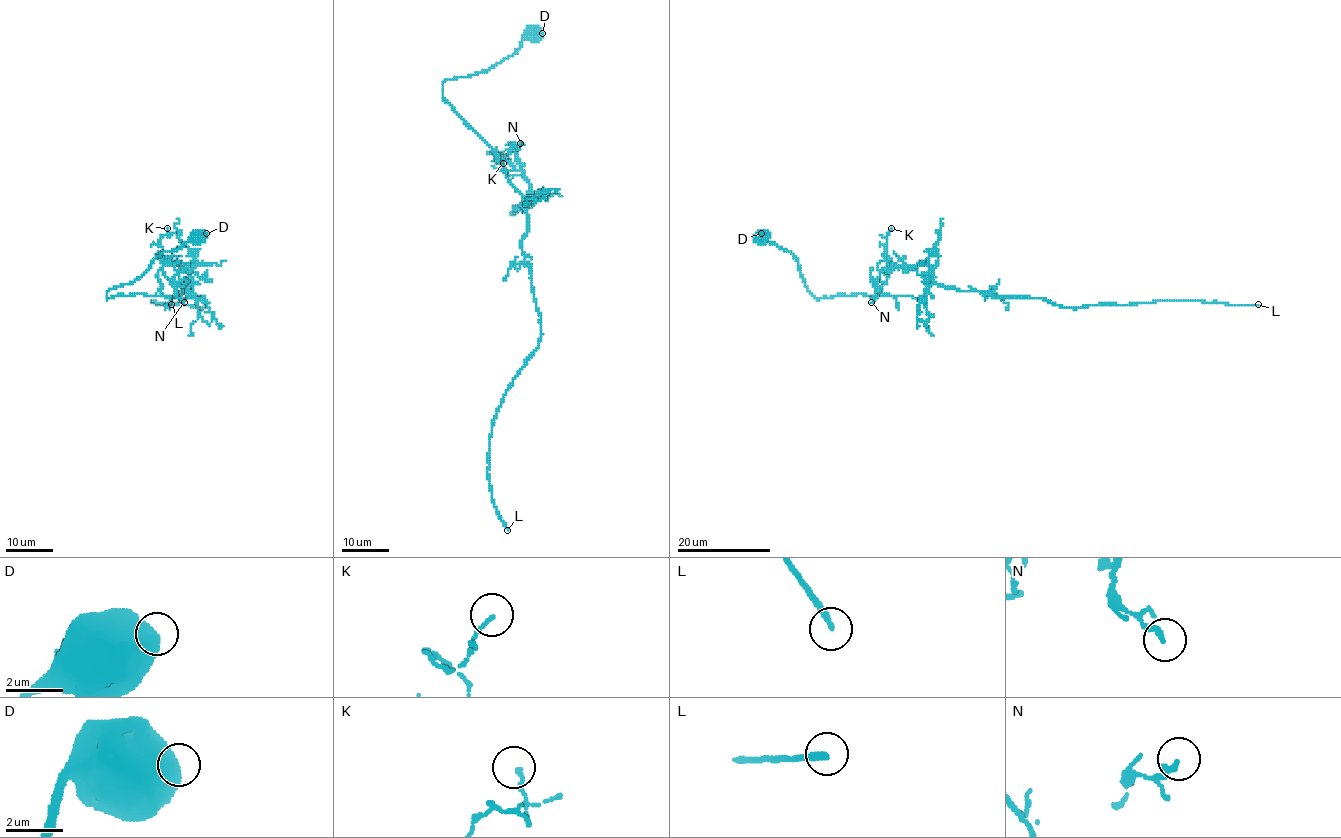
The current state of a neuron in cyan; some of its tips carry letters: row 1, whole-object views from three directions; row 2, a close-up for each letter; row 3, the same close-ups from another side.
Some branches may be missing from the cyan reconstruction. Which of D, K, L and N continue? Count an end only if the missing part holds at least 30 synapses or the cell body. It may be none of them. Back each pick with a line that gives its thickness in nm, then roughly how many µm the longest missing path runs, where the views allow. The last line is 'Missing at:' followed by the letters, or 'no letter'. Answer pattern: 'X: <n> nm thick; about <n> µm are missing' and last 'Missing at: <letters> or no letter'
L: 220 nm thick; about 120 µm are missing
Missing at: L

